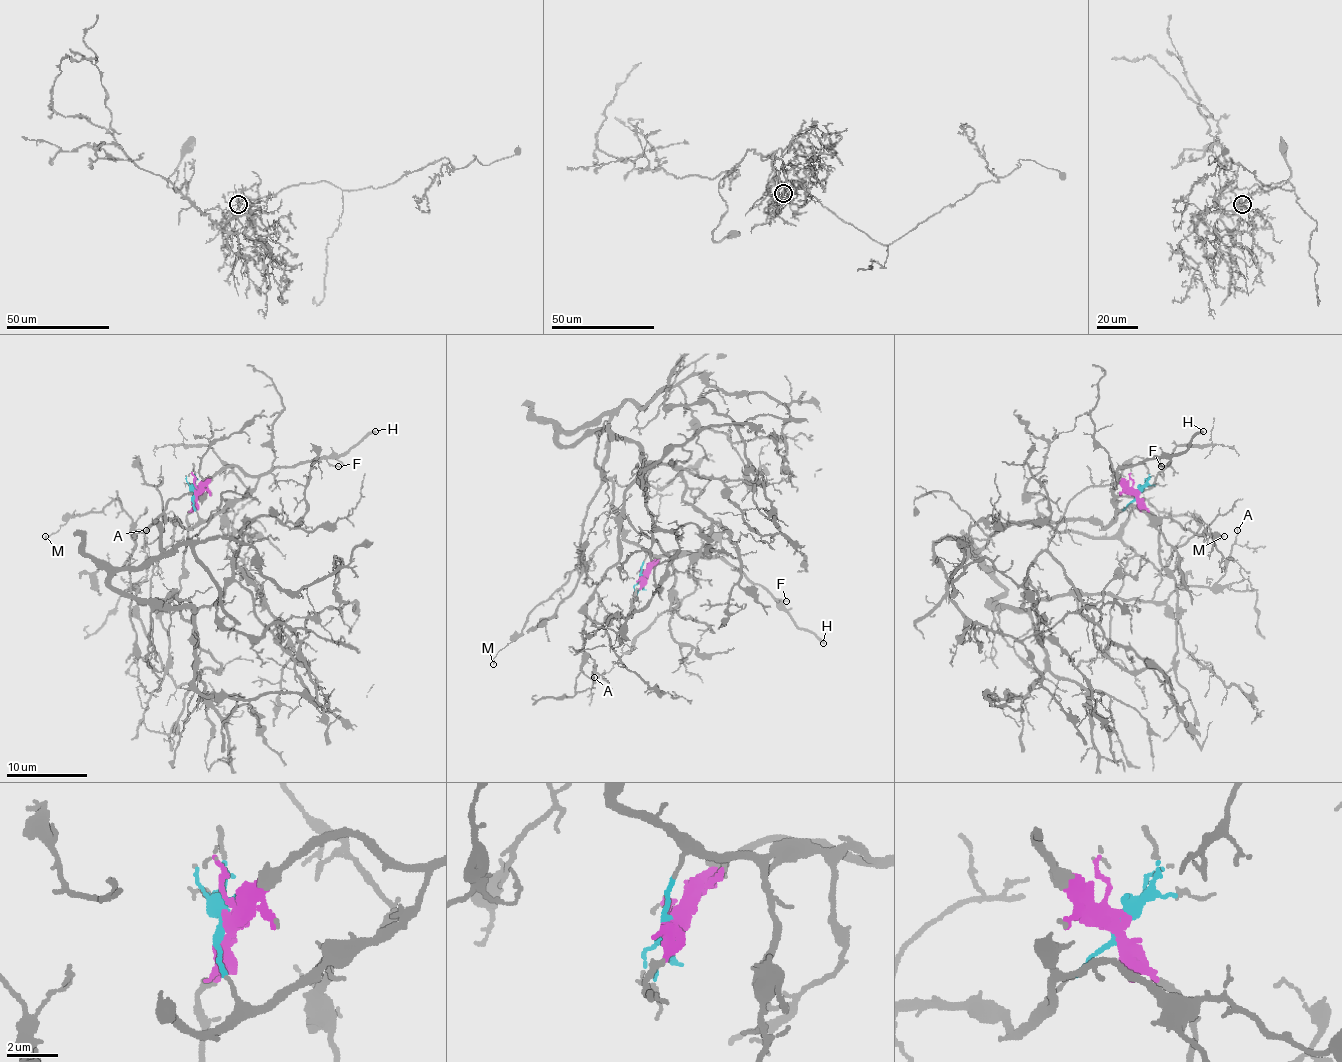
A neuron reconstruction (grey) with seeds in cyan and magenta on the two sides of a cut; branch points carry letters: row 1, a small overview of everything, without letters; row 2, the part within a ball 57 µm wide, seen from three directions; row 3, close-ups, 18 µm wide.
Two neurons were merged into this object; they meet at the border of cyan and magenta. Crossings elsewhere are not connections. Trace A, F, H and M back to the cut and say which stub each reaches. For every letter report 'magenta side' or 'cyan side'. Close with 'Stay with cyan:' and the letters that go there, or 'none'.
A: cyan side
F: magenta side
H: magenta side
M: cyan side
Stay with cyan: A, M

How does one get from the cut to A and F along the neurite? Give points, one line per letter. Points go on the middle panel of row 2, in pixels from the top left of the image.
A: (642, 576), (599, 415), (559, 441), (627, 437), (642, 471), (589, 602), (593, 677)
F: (644, 576), (662, 556), (688, 552), (736, 566), (773, 598), (787, 600)

